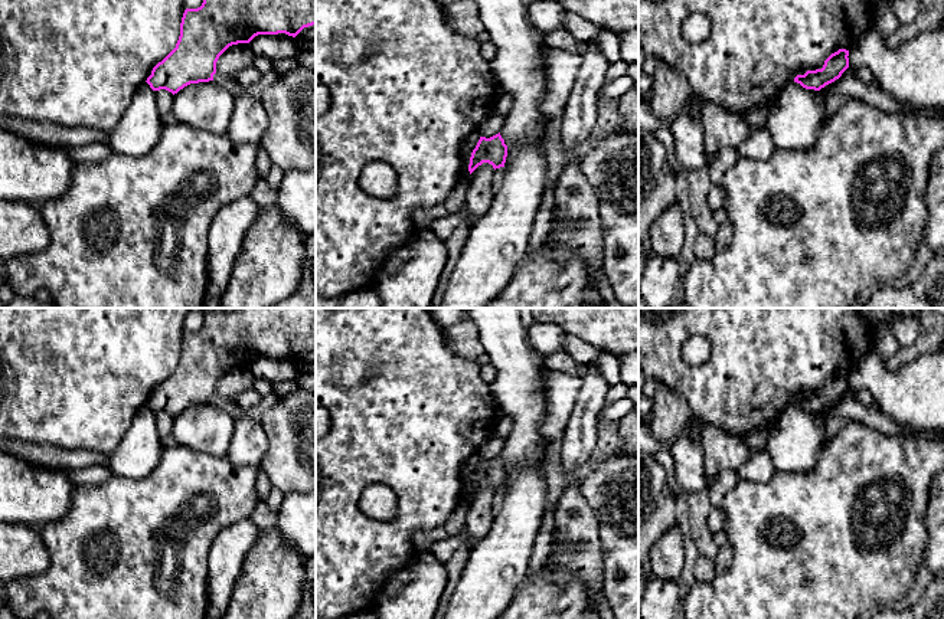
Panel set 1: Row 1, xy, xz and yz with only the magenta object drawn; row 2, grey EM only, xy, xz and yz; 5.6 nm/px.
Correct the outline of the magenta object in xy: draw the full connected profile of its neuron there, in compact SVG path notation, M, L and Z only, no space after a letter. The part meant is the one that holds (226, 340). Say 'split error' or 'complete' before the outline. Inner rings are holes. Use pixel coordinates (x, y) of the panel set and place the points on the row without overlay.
complete; M205 308L202 328L184 333L176 370L153 390L146 405L153 413L166 412L174 417L190 406L213 403L216 384L229 369L249 366L258 357L285 356L295 360L304 350L313 347L316 347L316 308L235 308L231 312Z

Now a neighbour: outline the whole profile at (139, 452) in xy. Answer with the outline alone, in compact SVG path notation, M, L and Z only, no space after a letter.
M144 405L135 413L117 449L108 456L107 468L115 476L141 479L157 466L161 451L156 413Z

